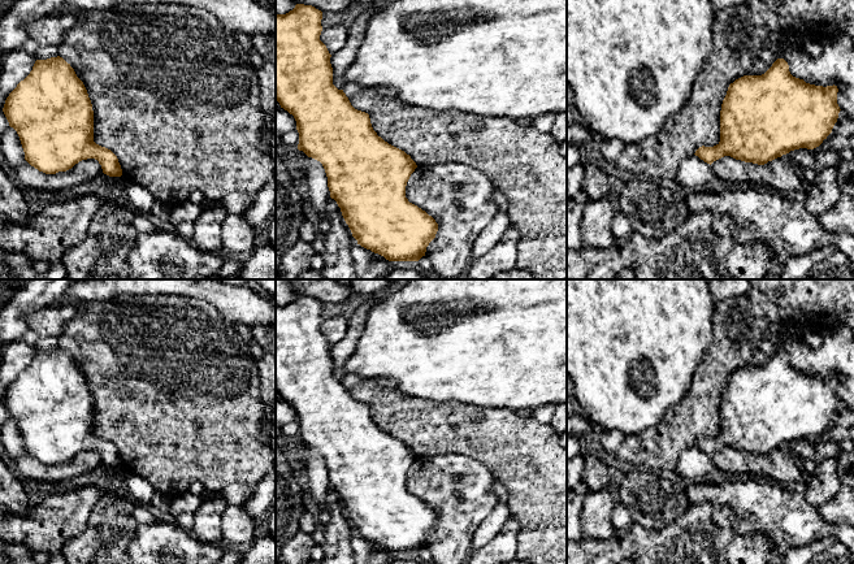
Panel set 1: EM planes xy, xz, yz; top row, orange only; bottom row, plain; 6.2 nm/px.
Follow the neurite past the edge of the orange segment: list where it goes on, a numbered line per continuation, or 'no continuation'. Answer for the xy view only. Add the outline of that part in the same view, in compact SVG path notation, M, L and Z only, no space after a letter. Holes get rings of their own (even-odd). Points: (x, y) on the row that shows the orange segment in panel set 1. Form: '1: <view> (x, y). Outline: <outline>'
no continuation

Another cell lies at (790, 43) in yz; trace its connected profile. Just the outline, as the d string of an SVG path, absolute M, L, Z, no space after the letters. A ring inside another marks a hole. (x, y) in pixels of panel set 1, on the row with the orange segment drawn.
M792 34L788 38L783 39L776 60L781 58L784 53L794 49L799 49L799 48L803 48L803 40L801 38L797 38L794 34Z

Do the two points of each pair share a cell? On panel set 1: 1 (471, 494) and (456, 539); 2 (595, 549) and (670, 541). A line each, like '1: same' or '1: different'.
1: same
2: same

